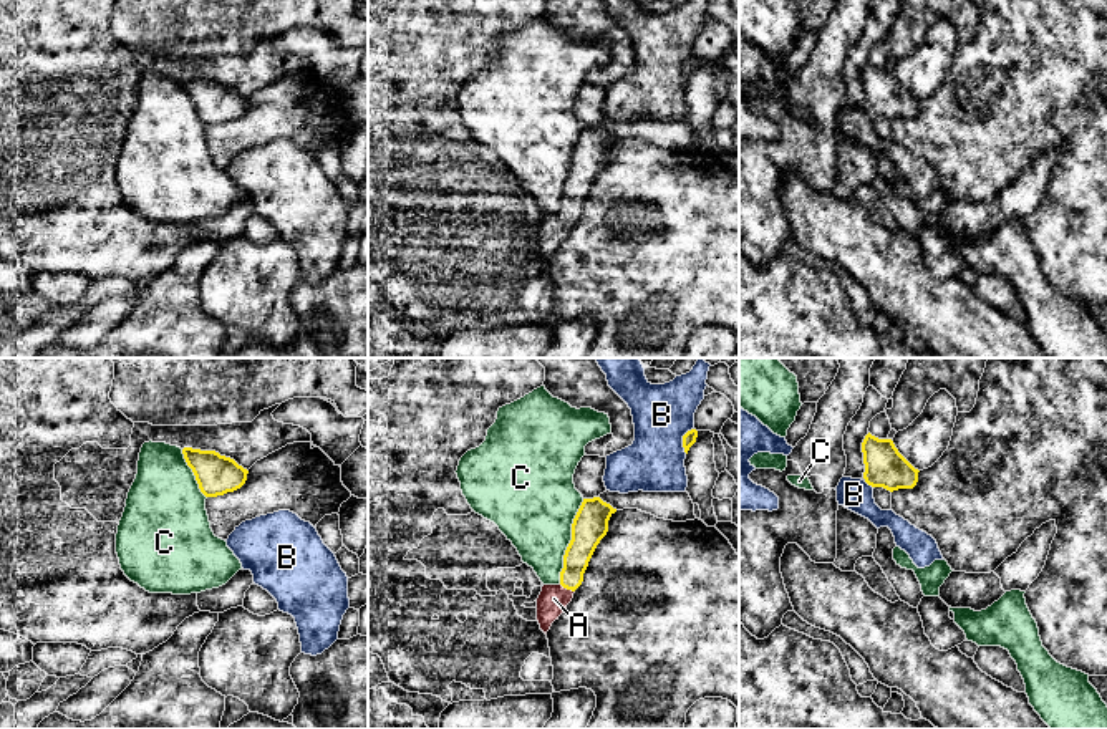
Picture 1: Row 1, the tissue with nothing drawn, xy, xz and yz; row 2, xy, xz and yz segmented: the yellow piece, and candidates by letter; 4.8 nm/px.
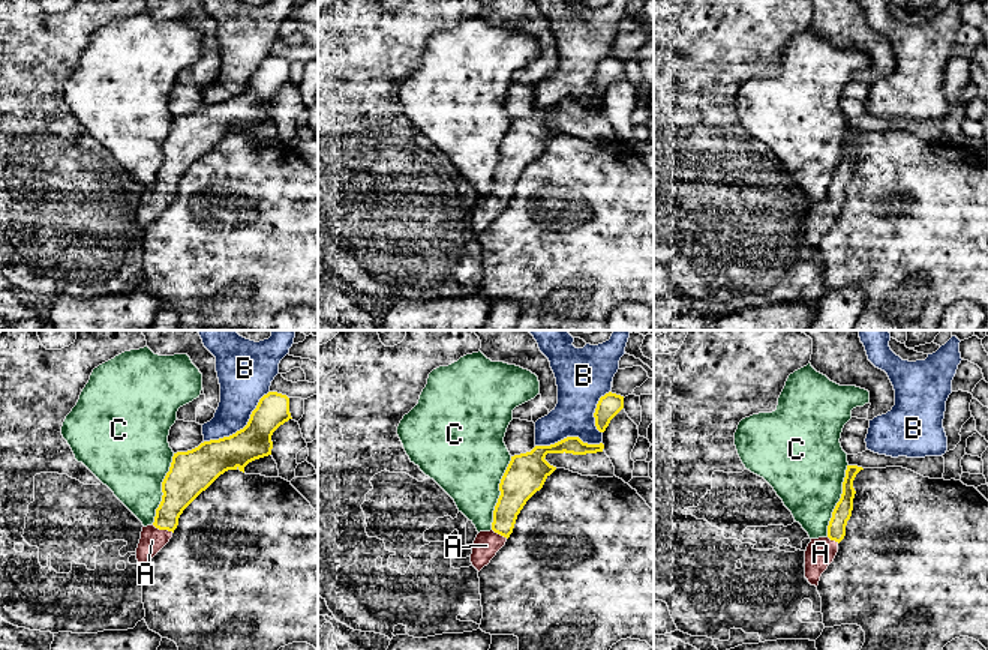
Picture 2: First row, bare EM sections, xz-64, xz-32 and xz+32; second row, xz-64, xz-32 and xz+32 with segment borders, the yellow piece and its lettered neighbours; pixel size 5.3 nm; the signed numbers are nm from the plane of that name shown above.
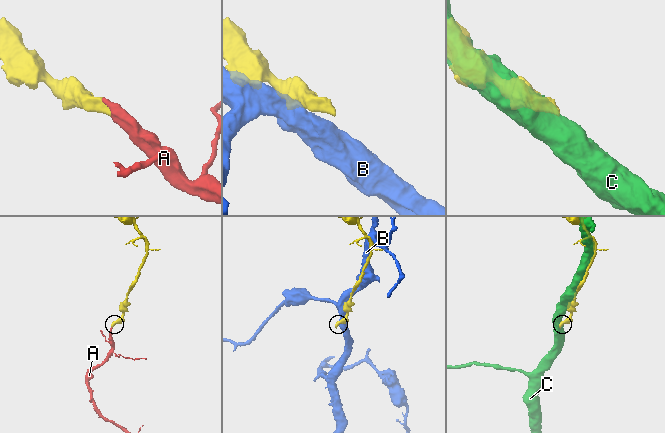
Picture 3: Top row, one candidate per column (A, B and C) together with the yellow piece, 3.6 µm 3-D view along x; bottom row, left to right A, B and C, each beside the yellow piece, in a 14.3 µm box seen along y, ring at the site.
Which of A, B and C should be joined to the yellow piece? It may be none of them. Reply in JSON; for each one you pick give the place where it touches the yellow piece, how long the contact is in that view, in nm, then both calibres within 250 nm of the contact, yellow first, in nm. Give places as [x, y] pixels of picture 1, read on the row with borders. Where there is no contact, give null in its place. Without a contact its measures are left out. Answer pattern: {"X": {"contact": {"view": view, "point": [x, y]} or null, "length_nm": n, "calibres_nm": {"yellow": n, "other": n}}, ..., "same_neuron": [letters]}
{"A": {"contact": {"view": "xz", "point": [567, 588]}, "length_nm": 90, "calibres_nm": {"yellow": 130, "other": 140}}, "same_neuron": ["A"]}

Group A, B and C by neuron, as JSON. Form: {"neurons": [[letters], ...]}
{"neurons": [["A"], ["B"], ["C"]]}

